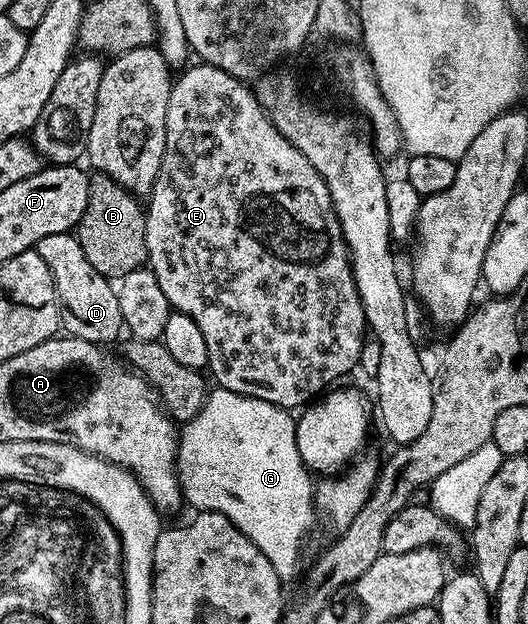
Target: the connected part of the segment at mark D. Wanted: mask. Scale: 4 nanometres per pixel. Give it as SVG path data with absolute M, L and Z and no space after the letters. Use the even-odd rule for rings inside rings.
M74 233L43 236L35 249L39 256L43 256L47 268L53 274L57 295L65 313L65 326L74 337L108 346L117 341L121 334L124 335L125 318L116 289L112 281L91 264L80 239Z

